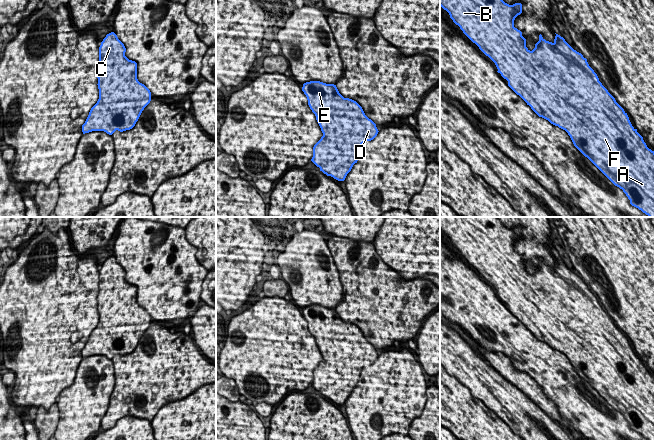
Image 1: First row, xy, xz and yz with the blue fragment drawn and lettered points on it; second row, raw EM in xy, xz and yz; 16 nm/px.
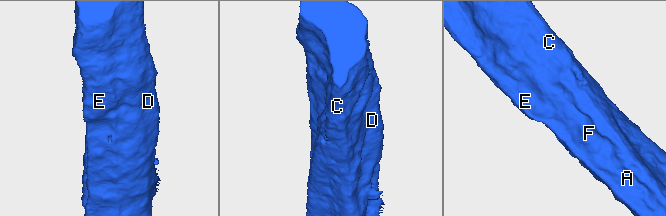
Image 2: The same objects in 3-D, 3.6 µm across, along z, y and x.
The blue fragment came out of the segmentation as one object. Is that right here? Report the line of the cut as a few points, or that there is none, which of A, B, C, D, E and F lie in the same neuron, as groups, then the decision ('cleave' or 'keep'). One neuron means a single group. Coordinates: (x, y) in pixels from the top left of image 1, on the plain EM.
no cut | A B C D E F | keep

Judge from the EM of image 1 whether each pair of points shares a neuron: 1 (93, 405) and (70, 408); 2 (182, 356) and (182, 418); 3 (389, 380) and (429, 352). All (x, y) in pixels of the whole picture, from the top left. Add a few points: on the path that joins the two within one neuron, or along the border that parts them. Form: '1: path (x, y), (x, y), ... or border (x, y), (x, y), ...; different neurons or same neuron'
1: path (87, 405), (76, 408); same neuron
2: border (202, 386), (183, 398), (165, 403), (160, 408); different neurons
3: border (418, 362), (422, 367); different neurons

